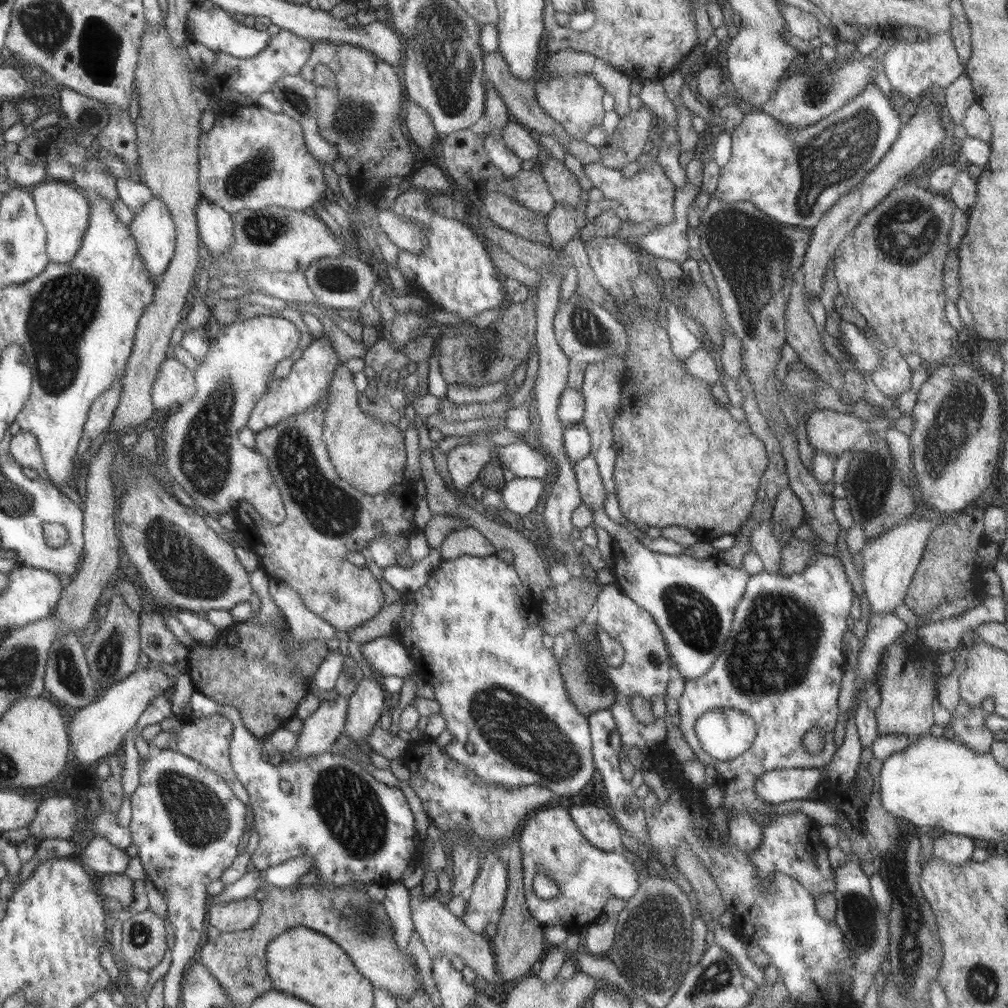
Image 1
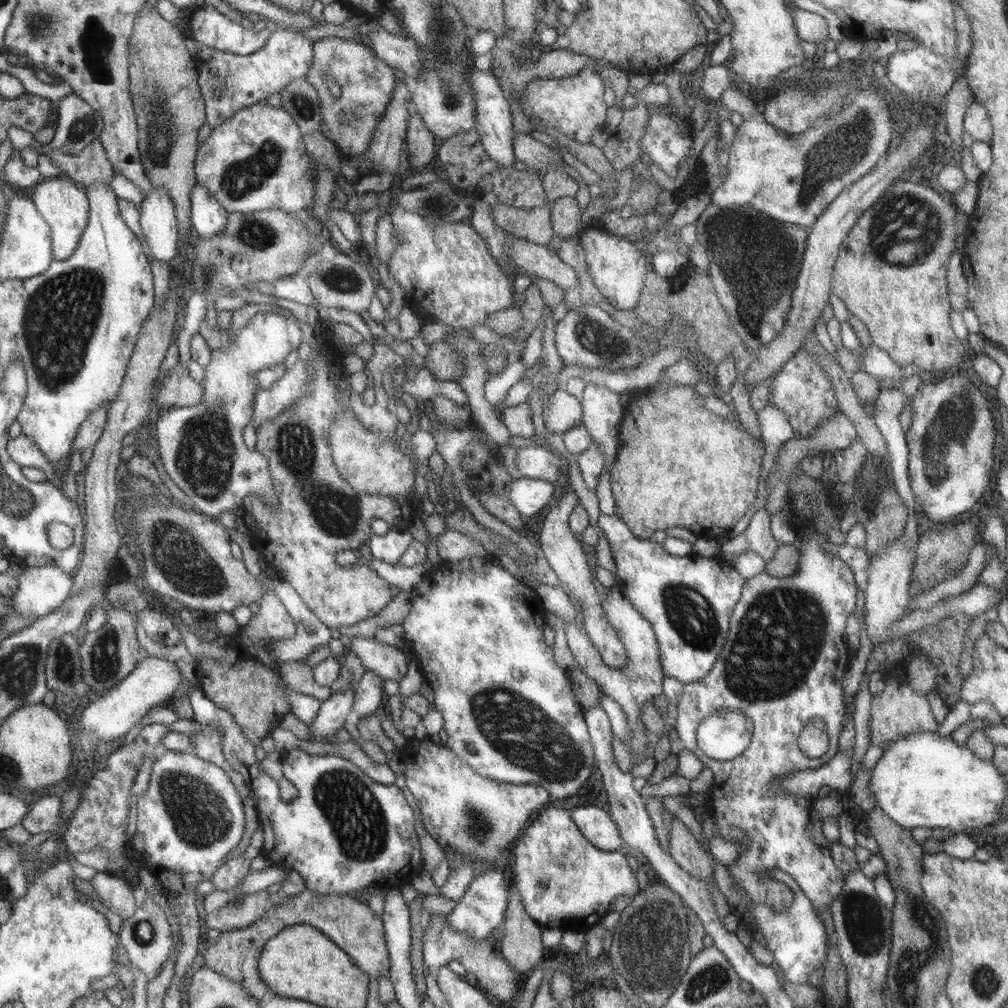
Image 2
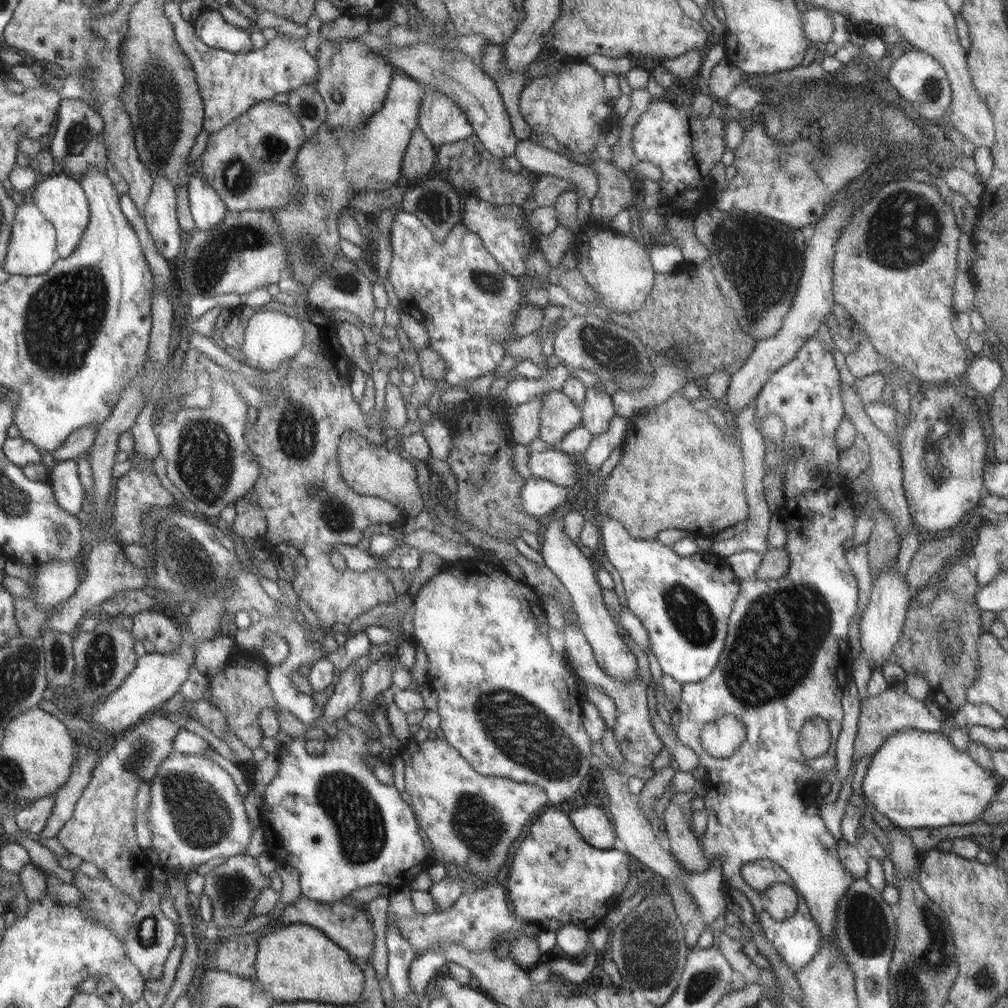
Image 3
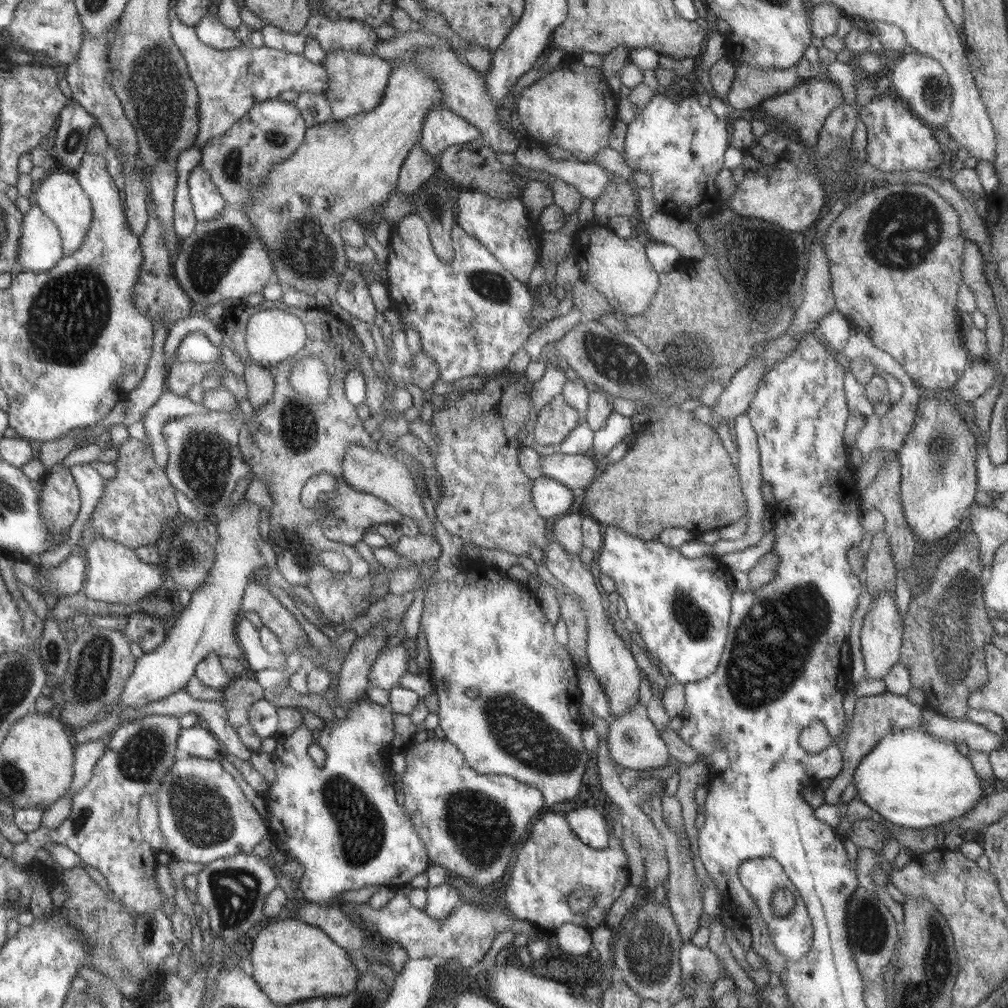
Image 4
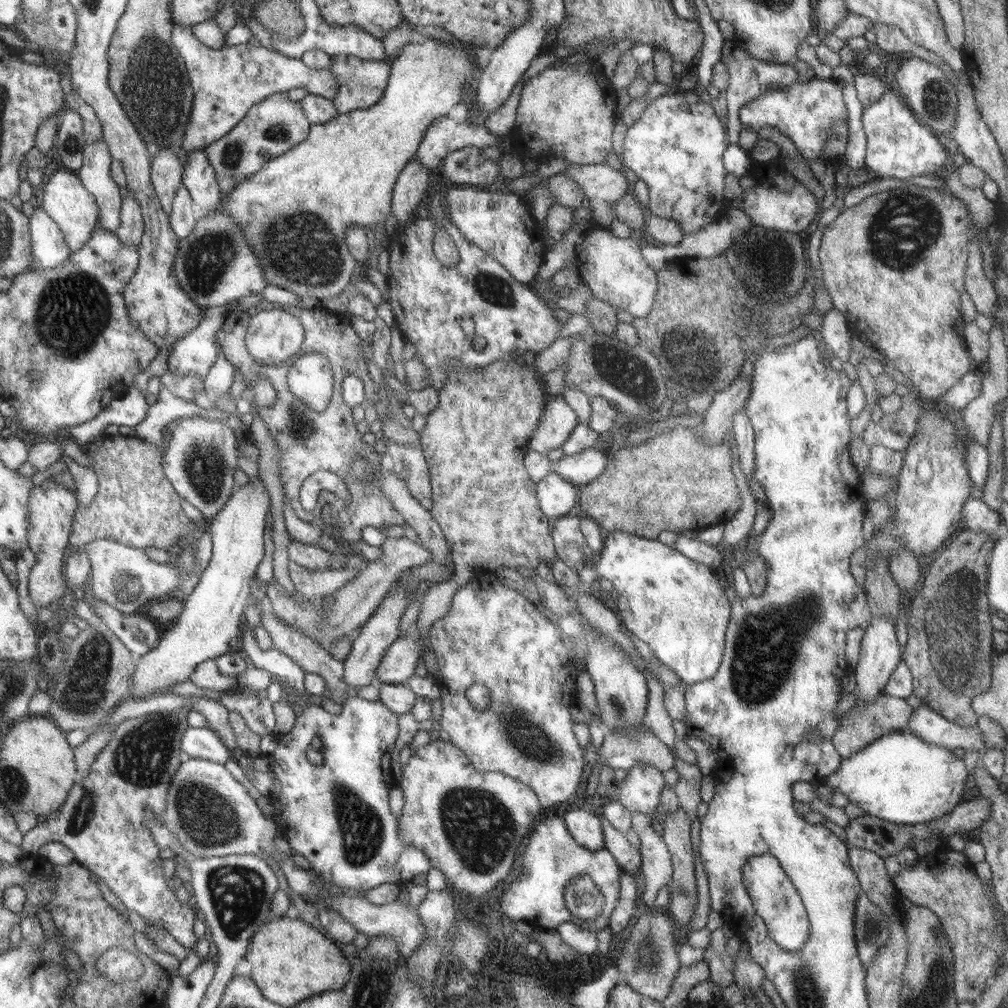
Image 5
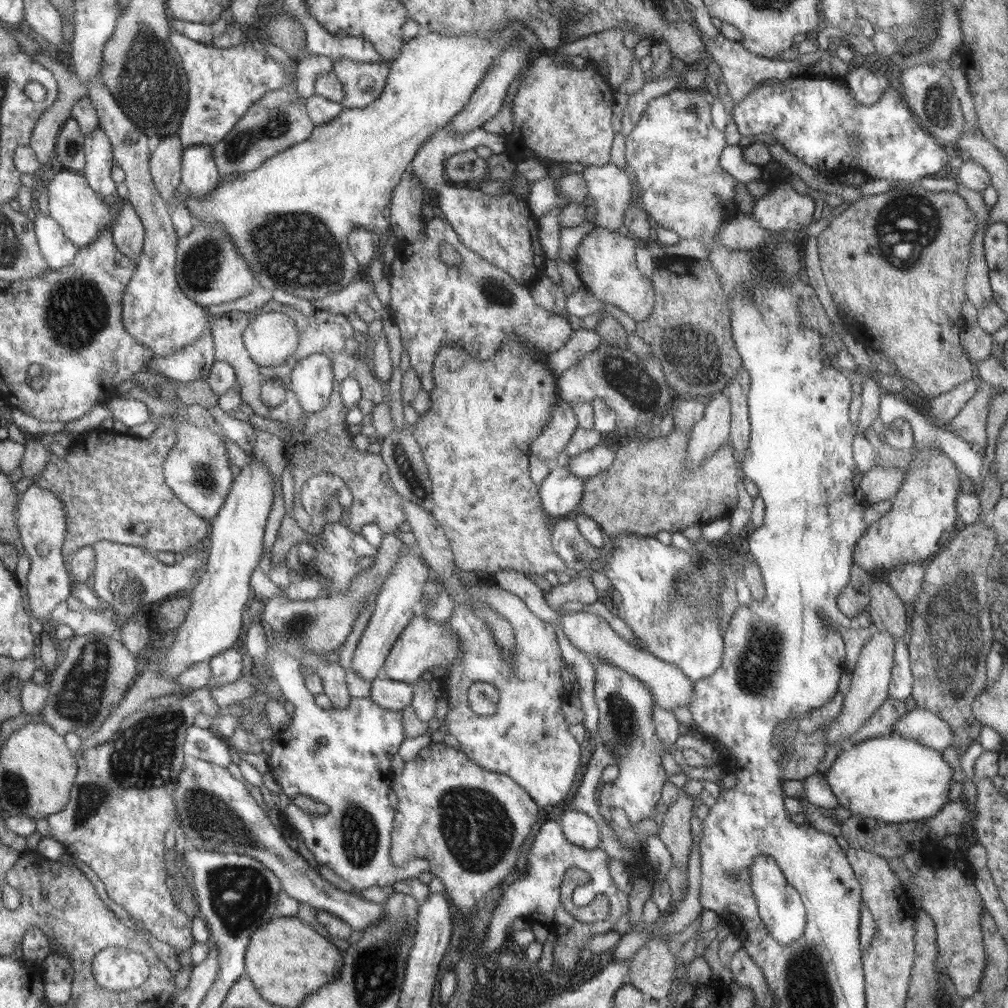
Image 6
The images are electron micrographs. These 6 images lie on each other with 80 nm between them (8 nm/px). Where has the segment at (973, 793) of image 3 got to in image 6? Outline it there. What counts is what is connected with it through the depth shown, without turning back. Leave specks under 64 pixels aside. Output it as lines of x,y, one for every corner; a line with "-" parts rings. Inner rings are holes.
896,734
871,738
846,750
840,750
833,766
825,775
834,796
842,808
848,808
852,817
874,818
882,822
903,823
933,817
946,803
949,785
957,780
955,769
942,759
942,751
932,750
919,742

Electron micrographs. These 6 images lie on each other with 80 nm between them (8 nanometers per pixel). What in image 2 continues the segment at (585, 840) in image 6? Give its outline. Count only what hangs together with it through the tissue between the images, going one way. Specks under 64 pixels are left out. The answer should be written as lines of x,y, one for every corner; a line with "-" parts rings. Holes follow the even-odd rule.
578,806
570,810
571,817
582,833
600,850
618,850
622,835
615,819
598,806

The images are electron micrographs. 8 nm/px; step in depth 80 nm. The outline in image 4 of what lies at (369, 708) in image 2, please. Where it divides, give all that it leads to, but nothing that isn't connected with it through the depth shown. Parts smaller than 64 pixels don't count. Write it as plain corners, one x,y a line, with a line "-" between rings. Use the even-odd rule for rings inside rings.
404,641
379,651
369,674
369,687
390,690
399,685
399,680
408,672
408,651

